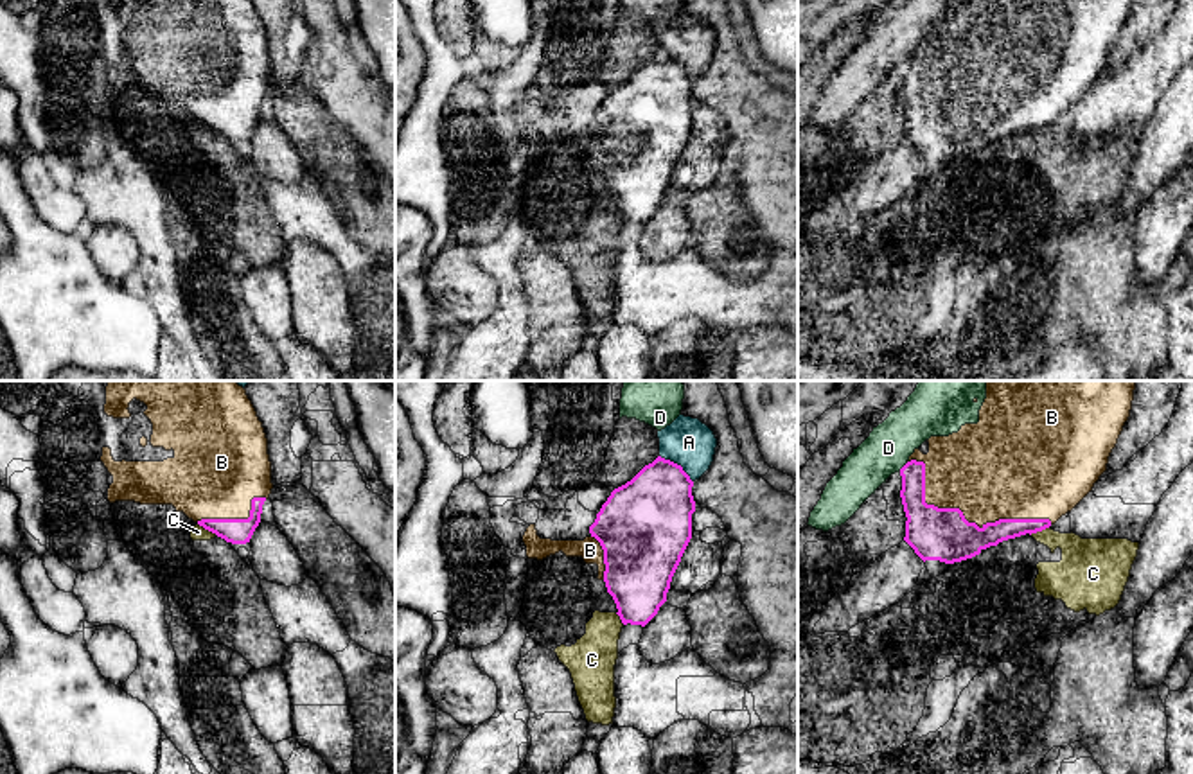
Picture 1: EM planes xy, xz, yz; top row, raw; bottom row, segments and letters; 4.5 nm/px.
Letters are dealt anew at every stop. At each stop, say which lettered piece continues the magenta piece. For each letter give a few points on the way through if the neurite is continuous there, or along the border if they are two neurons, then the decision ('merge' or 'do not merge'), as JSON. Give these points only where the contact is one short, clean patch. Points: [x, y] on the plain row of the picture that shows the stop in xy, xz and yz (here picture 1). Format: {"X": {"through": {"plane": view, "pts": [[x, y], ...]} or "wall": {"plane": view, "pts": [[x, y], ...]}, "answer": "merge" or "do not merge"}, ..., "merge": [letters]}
{"A": {"answer": "do not merge"}, "B": {"answer": "merge"}, "C": {"wall": {"plane": "xy", "pts": [[198, 121], [216, 131]]}, "answer": "do not merge"}, "D": {"answer": "do not merge"}, "merge": ["B"]}

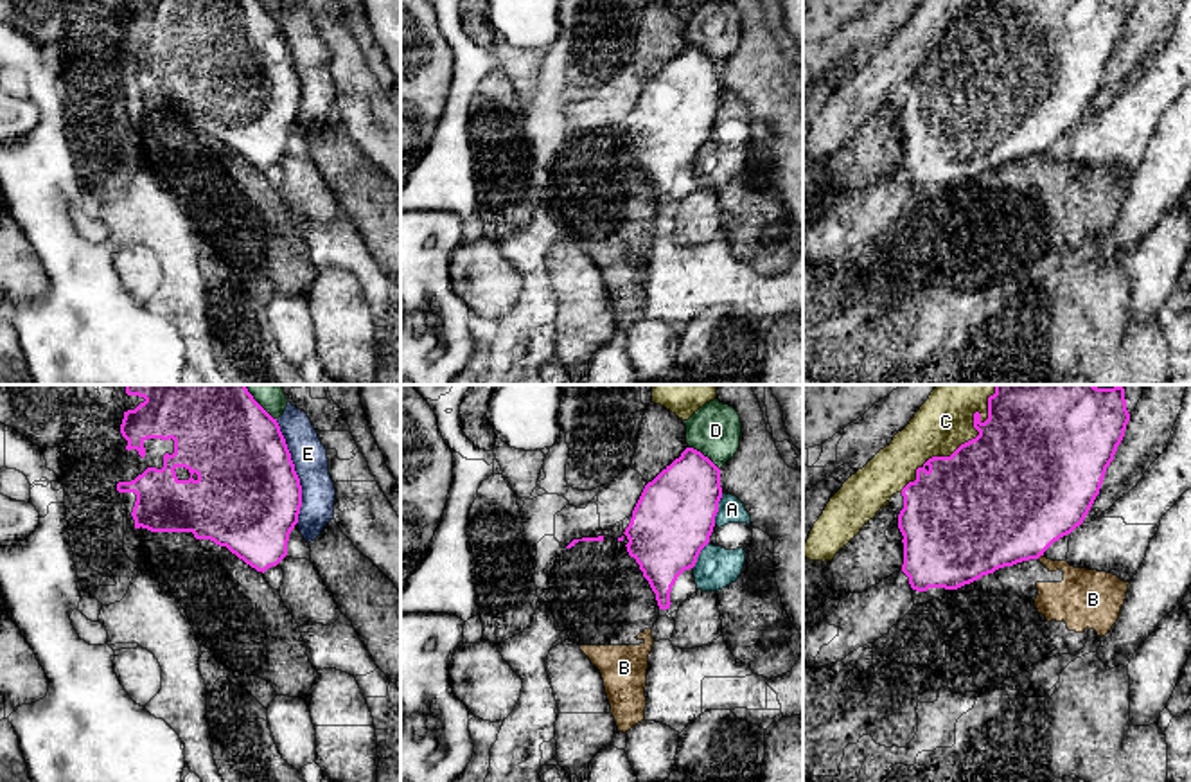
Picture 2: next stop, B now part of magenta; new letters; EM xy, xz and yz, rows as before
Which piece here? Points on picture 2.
{"A": {"answer": "do not merge"}, "B": {"answer": "do not merge"}, "C": {"answer": "do not merge"}, "D": {"answer": "do not merge"}, "E": {"answer": "do not merge"}, "merge": []}

